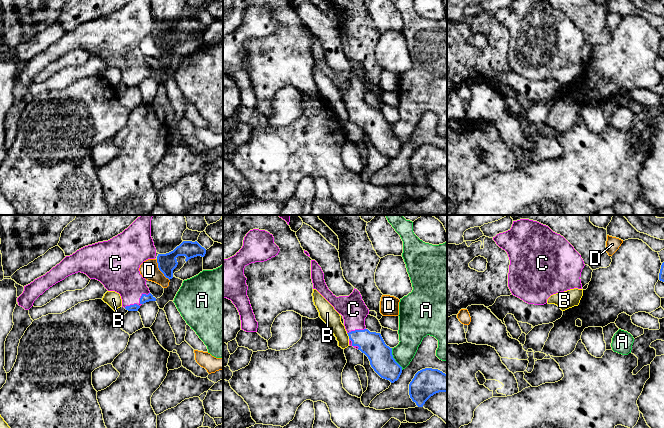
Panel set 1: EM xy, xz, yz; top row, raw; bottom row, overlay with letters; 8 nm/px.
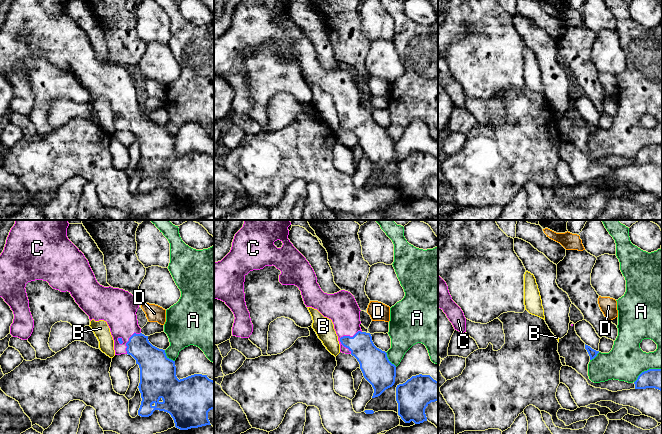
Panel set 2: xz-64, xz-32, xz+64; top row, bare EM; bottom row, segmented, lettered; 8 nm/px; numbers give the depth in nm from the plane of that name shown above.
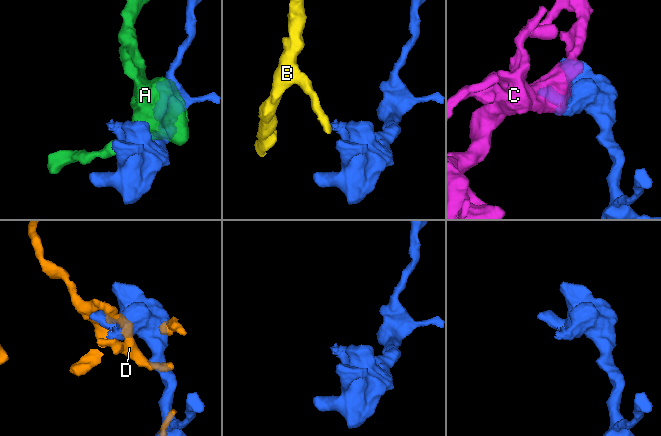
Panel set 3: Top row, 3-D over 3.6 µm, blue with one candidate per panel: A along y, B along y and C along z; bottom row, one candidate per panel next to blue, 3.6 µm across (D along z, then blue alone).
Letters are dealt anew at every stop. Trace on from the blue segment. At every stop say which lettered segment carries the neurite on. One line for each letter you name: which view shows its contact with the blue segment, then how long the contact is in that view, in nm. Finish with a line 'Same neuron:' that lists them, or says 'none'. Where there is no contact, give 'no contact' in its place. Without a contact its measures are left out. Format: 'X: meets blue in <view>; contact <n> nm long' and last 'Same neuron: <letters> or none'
C: meets blue in xy; contact 240 nm long
Same neuron: C

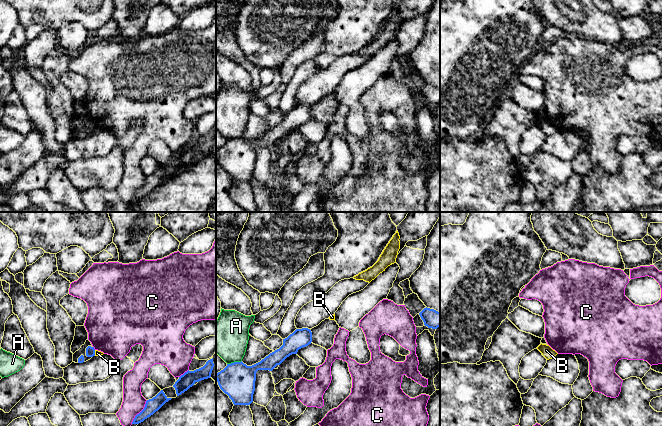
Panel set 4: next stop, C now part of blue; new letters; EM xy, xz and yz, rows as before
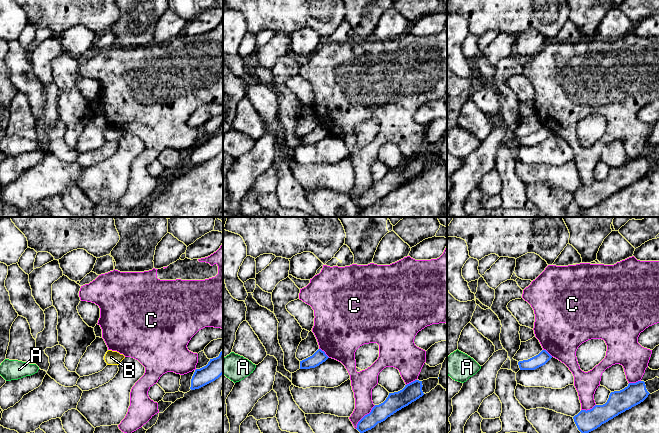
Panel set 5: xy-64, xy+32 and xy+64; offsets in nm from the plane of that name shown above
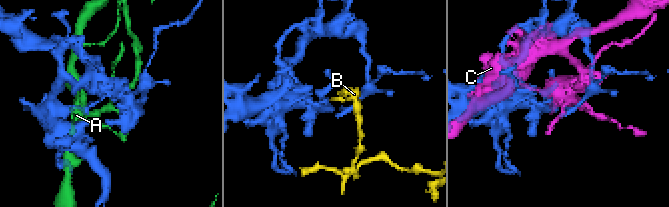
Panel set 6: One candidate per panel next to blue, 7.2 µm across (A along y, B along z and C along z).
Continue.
Same neuron: none

